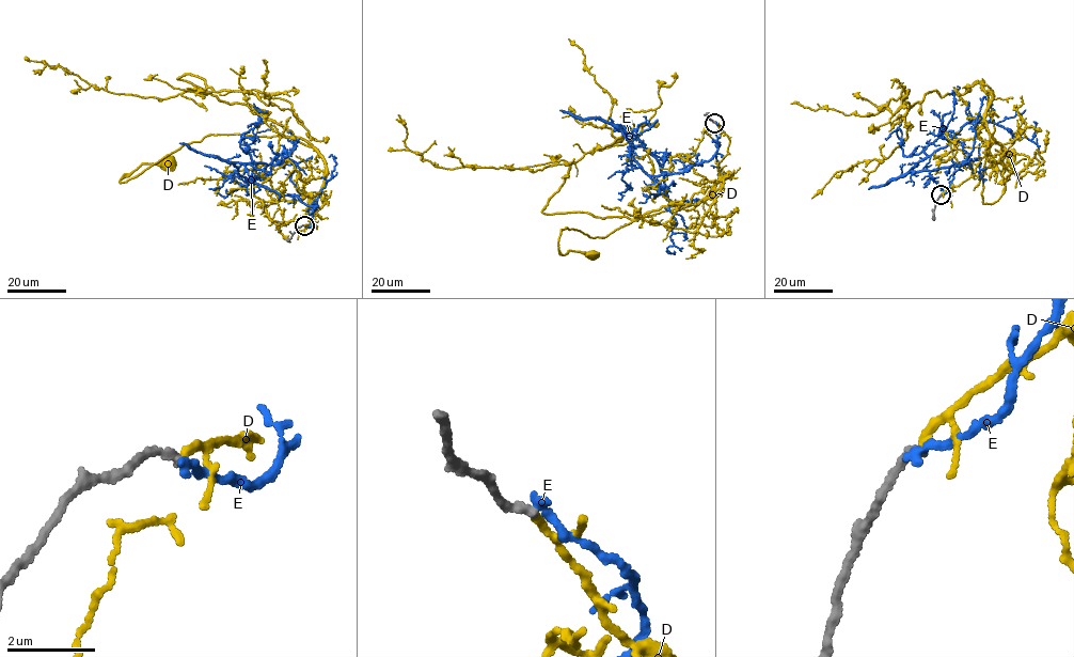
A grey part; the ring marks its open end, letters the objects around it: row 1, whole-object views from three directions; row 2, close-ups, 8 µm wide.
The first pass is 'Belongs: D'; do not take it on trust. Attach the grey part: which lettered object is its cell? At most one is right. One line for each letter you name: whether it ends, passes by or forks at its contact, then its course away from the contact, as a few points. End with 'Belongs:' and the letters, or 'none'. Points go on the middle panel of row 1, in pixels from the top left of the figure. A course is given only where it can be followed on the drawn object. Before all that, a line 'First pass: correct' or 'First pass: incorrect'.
First pass: correct
D: it passes by; course (715, 123), (729, 141), (724, 181), (605, 236), (561, 230), (564, 255), (591, 256)
Belongs: D

